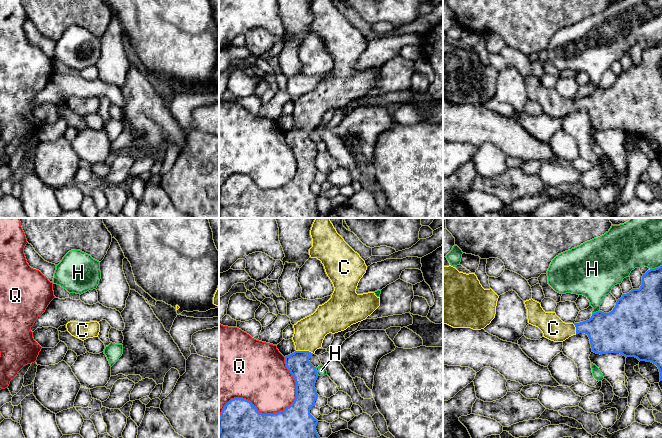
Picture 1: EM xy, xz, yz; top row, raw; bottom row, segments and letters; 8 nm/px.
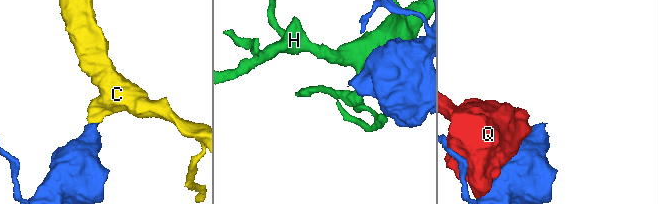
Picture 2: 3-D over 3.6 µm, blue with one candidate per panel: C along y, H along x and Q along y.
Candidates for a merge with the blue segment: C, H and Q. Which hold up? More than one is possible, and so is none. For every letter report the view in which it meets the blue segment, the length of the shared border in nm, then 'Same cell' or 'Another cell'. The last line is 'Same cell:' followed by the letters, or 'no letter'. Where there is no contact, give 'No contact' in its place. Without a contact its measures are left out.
C: Touches blue in xz. Shared border 150 nm. Same cell
H: Touches blue in xz. Shared border 70 nm. Another cell
Q: Touches blue in xz. Shared border 750 nm. Another cell
Same cell: C

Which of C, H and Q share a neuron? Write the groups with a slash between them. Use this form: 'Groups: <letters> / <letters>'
Groups: C / H / Q

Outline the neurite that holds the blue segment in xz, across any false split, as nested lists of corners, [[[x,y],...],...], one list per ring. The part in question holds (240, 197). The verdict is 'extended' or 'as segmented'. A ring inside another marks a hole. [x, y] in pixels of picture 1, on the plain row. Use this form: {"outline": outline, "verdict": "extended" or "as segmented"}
{"outline": [[[312,0],[310,11],[312,23],[309,25],[309,31],[321,37],[334,67],[331,74],[319,81],[313,90],[293,101],[292,116],[296,127],[285,132],[285,140],[296,158],[296,174],[289,183],[273,190],[260,189],[246,175],[231,175],[224,182],[219,193],[219,218],[318,218],[320,214],[316,207],[318,196],[310,190],[318,173],[315,164],[318,150],[309,135],[322,123],[327,110],[344,107],[351,101],[365,96],[380,82],[380,73],[374,68],[356,69],[367,42],[360,31],[337,9],[333,0]]], "verdict": "extended"}

